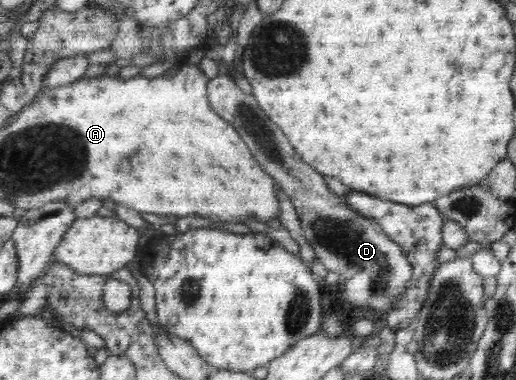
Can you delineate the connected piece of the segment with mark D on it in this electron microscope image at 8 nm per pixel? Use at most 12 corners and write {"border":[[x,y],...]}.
{"border":[[222,71],[210,107],[293,203],[341,284],[368,274],[388,313],[412,279],[379,223],[333,196],[257,99]]}

